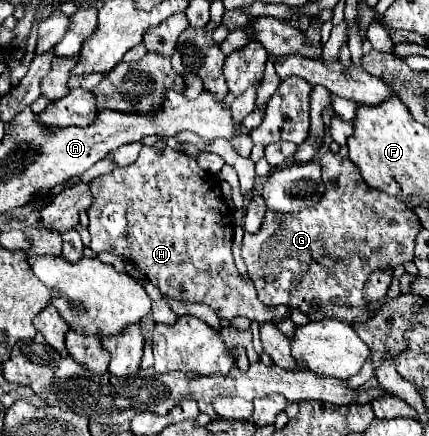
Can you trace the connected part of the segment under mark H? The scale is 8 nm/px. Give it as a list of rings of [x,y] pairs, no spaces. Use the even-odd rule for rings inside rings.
[[[143,146],[139,158],[123,168],[113,170],[111,174],[91,180],[93,204],[89,214],[89,232],[91,232],[91,250],[93,252],[111,252],[115,256],[125,256],[141,266],[149,282],[155,284],[163,296],[179,302],[201,302],[207,304],[219,318],[247,316],[259,326],[263,322],[275,322],[289,318],[287,306],[269,308],[259,302],[253,284],[245,284],[239,276],[233,254],[233,210],[221,194],[219,178],[203,170],[195,158],[171,150],[171,148],[151,148]]]

